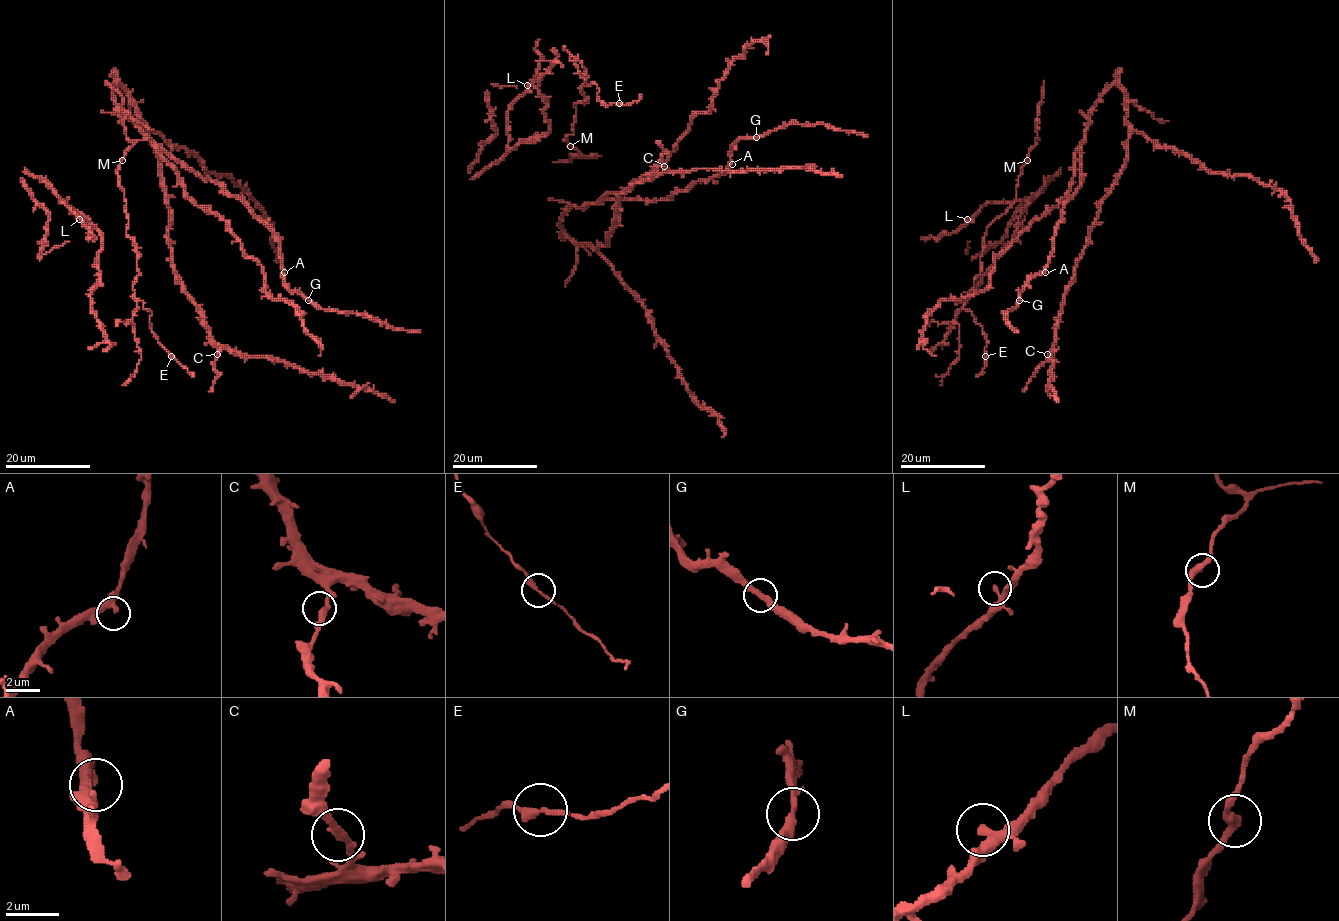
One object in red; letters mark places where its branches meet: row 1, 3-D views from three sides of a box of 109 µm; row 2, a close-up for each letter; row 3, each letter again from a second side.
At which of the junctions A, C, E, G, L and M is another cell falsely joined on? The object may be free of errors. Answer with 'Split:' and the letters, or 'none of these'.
Split: none of these

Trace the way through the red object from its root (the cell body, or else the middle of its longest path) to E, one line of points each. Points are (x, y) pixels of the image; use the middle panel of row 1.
E: (569, 145), (574, 104), (587, 98), (581, 92), (584, 85), (593, 82), (606, 107), (619, 103)

